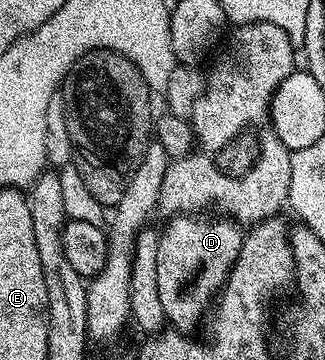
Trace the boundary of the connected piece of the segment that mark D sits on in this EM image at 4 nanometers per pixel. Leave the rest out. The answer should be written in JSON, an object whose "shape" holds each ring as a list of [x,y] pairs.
{"shape":[[[178,214],[168,219],[169,227],[160,231],[155,252],[155,269],[159,283],[159,300],[163,303],[166,323],[172,329],[193,332],[197,325],[204,323],[211,303],[221,293],[221,288],[229,278],[229,269],[237,262],[241,254],[243,230],[228,216],[194,216]]]}

